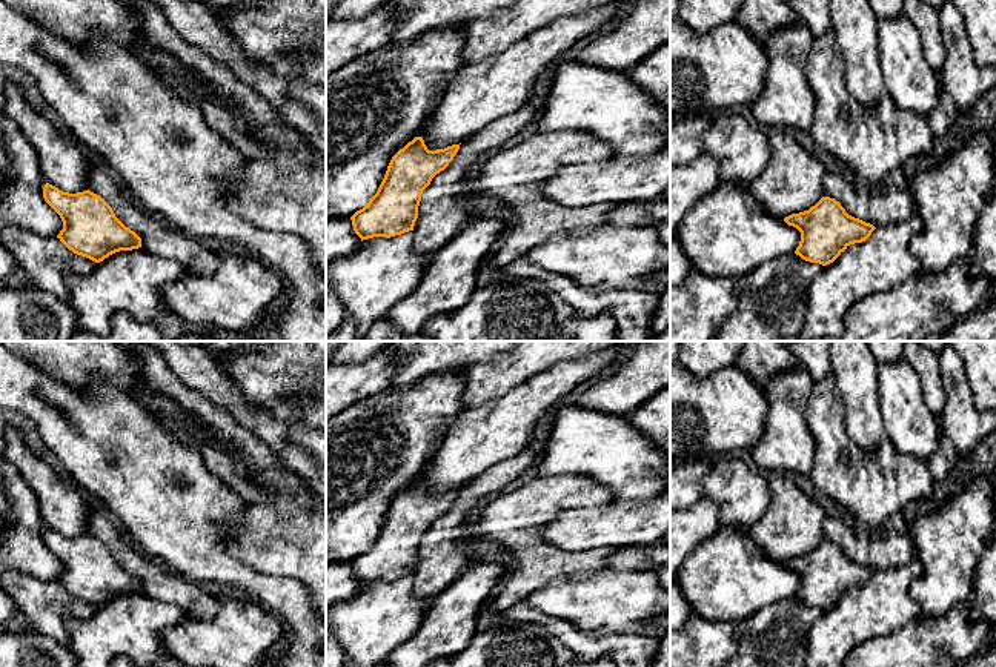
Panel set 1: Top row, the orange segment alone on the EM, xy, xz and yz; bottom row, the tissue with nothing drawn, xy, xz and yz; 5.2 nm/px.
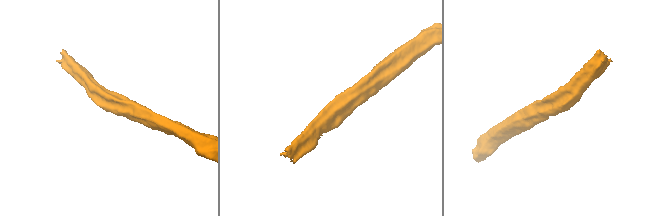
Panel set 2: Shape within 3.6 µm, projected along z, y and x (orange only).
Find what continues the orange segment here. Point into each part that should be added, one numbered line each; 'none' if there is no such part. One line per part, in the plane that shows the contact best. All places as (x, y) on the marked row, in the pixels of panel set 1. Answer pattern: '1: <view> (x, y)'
none

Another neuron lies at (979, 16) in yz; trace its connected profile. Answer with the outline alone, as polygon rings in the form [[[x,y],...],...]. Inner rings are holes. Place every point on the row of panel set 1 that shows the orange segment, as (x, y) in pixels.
[[[951,0],[964,17],[964,28],[979,66],[996,66],[996,0]]]

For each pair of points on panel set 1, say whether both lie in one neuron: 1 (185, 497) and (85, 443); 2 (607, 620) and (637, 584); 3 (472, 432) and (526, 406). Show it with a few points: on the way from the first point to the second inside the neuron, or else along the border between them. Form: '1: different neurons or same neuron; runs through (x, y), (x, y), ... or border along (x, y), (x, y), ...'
1: same neuron; runs through (160, 489), (109, 444)
2: same neuron; runs through (610, 610), (627, 593)
3: same neuron; runs through (486, 432), (501, 429), (512, 418)

